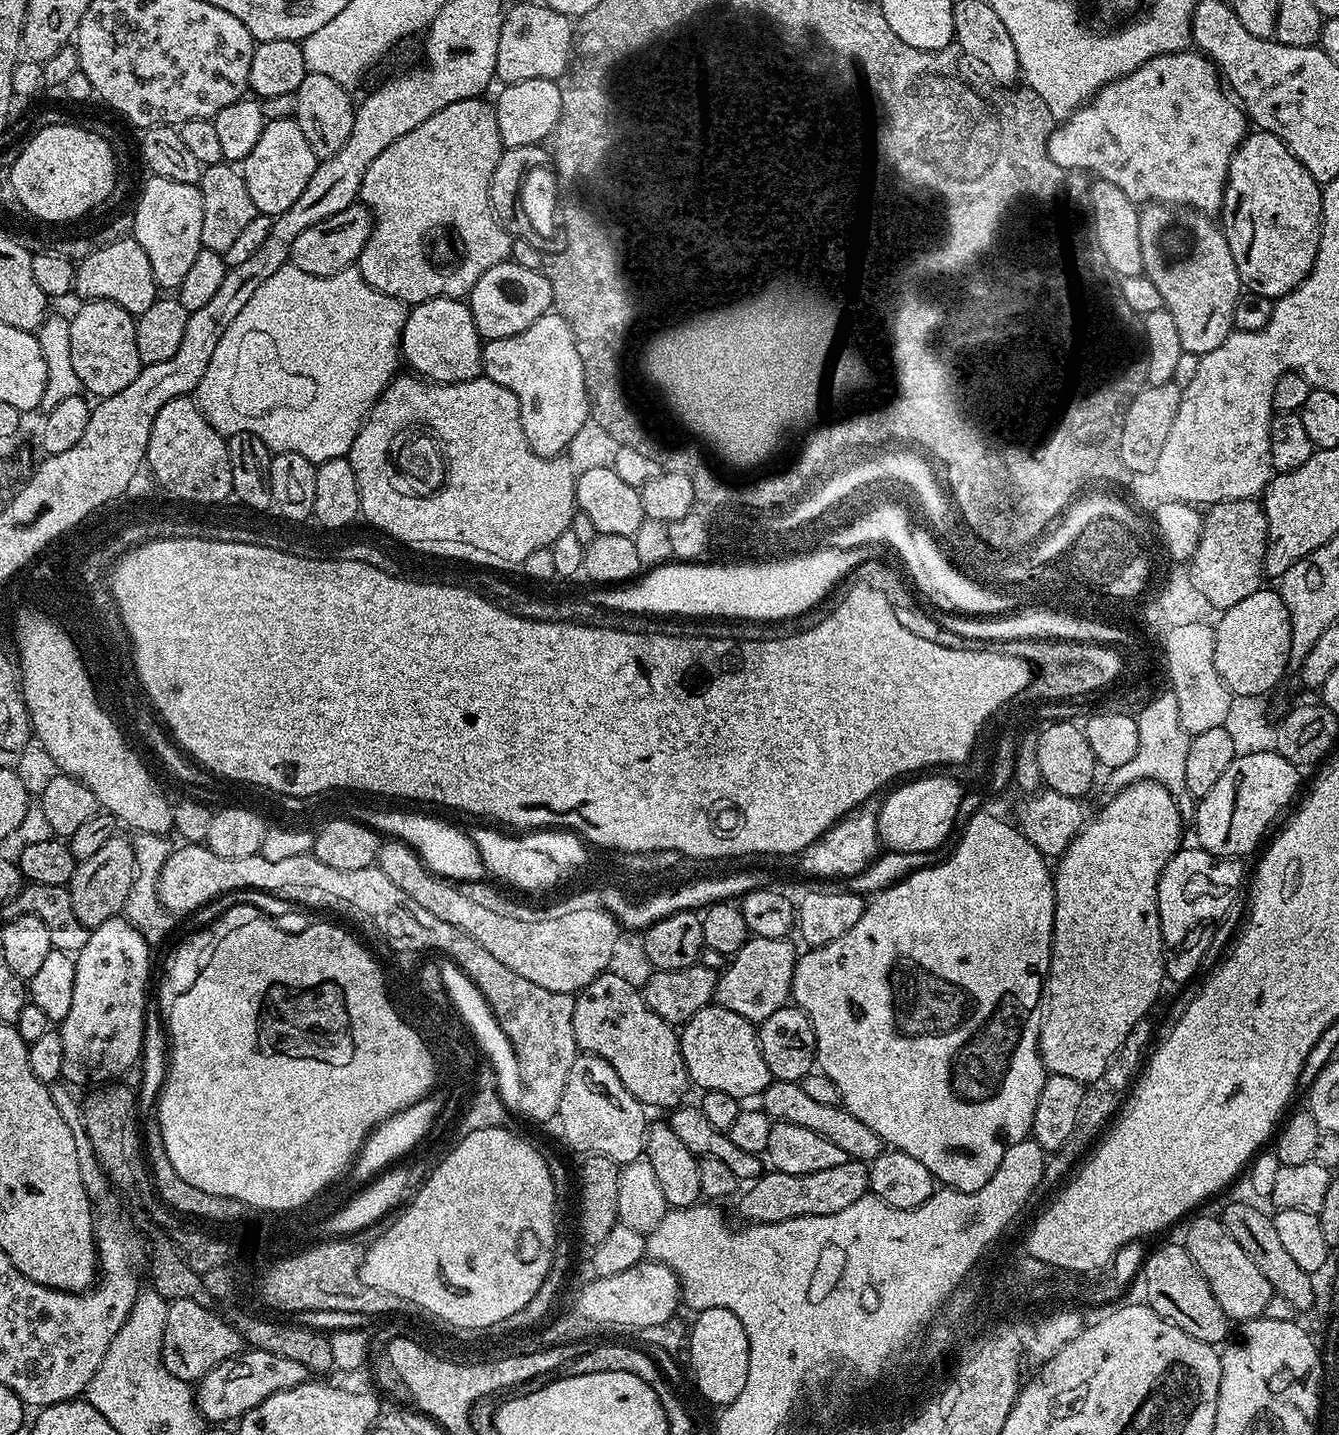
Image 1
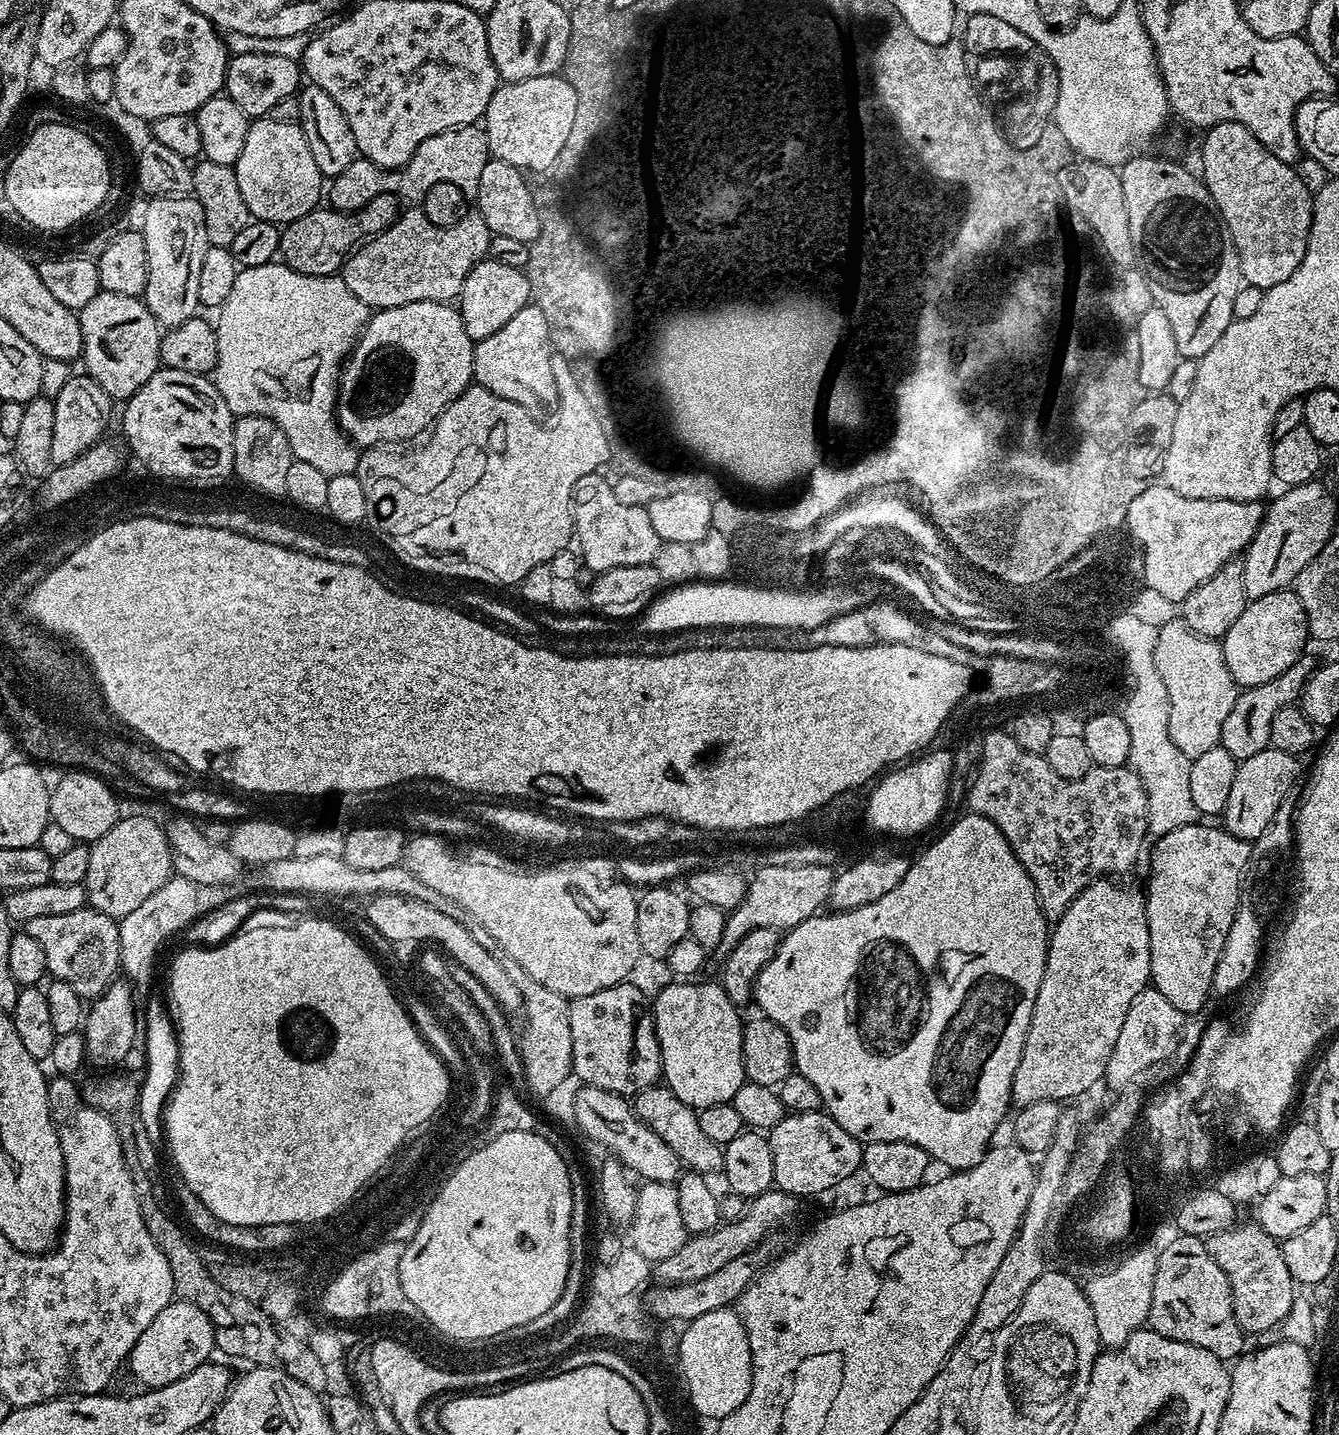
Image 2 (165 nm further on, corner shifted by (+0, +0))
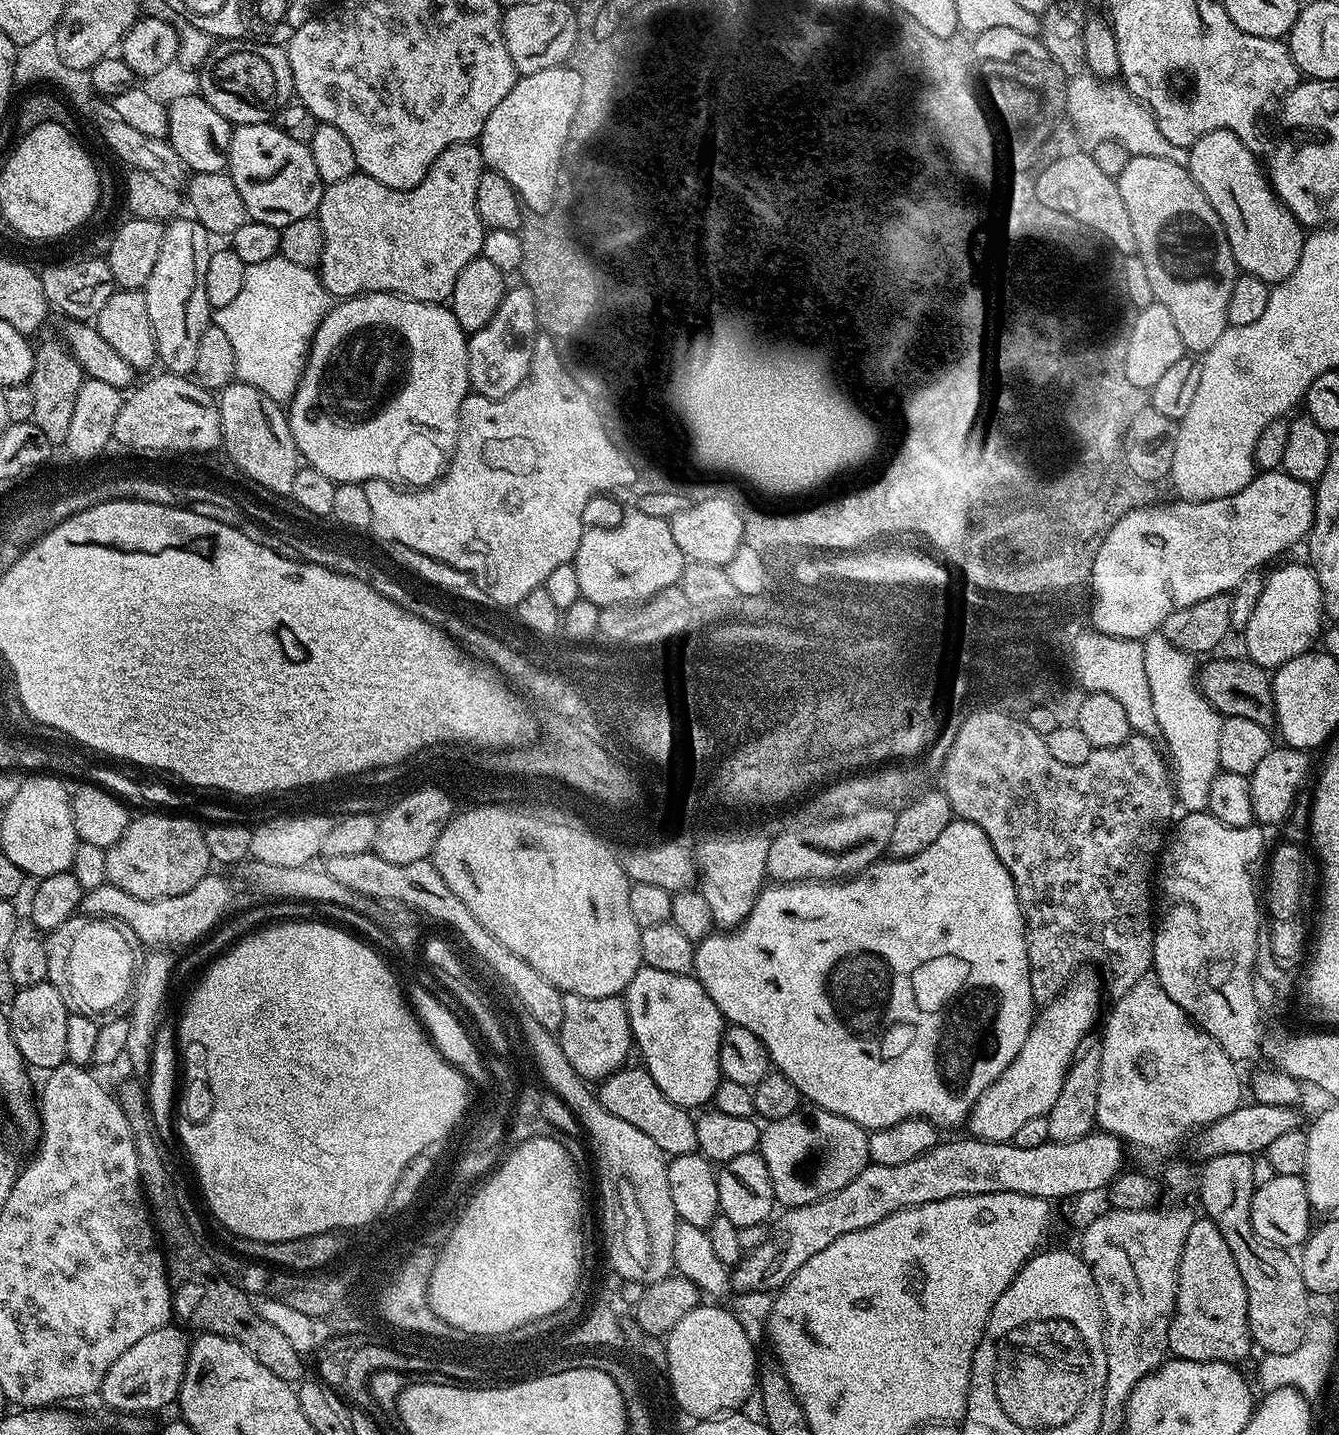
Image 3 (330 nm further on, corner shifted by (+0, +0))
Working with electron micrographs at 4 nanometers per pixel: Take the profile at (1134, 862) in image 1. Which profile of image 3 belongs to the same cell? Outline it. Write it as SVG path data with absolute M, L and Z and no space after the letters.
M1069 986L1059 996L1052 997L1039 1009L1038 1015L1032 1021L1032 1029L1028 1031L1026 1042L1022 1050L1002 1070L1002 1074L995 1082L985 1090L978 1098L978 1102L972 1107L968 1115L966 1128L969 1128L971 1135L978 1140L989 1140L995 1144L1002 1144L1011 1141L1014 1134L1022 1127L1022 1122L1030 1122L1030 1118L1047 1116L1048 1111L1054 1106L1058 1098L1058 1090L1062 1090L1064 1075L1068 1073L1068 1067L1072 1065L1073 1059L1084 1043L1084 1037L1093 1031L1096 1024L1096 1015L1100 1012L1100 996L1092 988L1075 988Z

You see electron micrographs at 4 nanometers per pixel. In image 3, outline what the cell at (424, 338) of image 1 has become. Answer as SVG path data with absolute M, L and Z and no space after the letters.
M373 292L337 303L324 317L318 330L312 335L308 360L304 364L304 372L300 375L300 384L296 387L296 393L292 395L286 411L296 451L300 453L307 467L320 470L322 474L326 474L326 478L336 481L337 484L363 484L366 480L385 480L388 484L403 486L408 490L419 490L435 484L444 475L460 433L460 407L469 392L468 336L464 327L456 321L451 307L443 303L427 304L417 300L405 300L403 296L394 296L390 292Z

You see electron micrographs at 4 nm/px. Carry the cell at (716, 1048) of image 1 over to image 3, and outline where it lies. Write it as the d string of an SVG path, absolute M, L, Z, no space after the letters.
M641 966L626 989L628 1017L632 1027L632 1038L638 1052L644 1055L643 1067L658 1082L662 1094L674 1103L689 1110L699 1109L713 1099L716 1087L722 1079L720 1074L720 1043L726 1027L720 1008L706 994L695 975L667 973L666 970L654 970Z

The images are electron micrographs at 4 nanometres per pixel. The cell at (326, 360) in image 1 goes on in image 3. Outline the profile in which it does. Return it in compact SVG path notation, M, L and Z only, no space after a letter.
M281 255L266 262L247 265L242 290L228 305L217 308L214 312L214 322L229 336L230 346L234 346L235 379L239 383L262 390L262 394L275 400L291 401L296 387L300 384L304 364L308 360L312 335L318 330L333 304L334 298L324 288L319 275L311 268L294 266L294 262L285 260Z

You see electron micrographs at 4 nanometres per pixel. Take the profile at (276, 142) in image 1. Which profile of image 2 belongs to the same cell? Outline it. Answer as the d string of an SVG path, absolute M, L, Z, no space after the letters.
M253 119L234 167L238 190L242 190L250 214L257 220L283 226L312 212L321 203L322 177L318 162L314 162L314 154L310 154L310 142L299 123Z

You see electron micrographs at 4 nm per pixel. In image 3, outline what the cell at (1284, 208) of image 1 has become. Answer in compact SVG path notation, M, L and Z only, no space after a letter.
M1224 129L1207 132L1188 148L1189 174L1216 211L1216 219L1241 273L1256 276L1269 286L1281 284L1302 258L1305 229L1294 219L1272 191L1265 173L1260 172L1257 153Z

